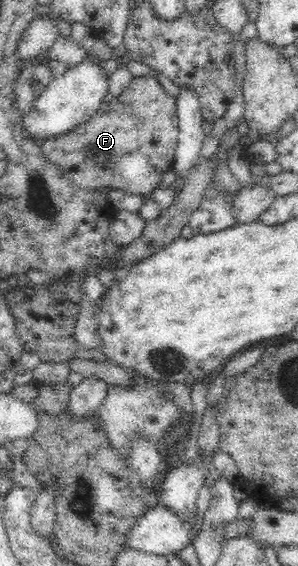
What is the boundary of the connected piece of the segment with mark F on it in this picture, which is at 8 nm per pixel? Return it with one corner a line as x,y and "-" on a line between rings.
137,76
132,78
129,86
119,97
106,94
101,106
88,121
56,137
44,137
35,141
44,157
58,166
64,177
75,187
86,190
122,189
126,193
141,195
146,200
150,191
159,187
162,174
173,165
179,139
179,117
176,109
176,98
166,93
154,77

